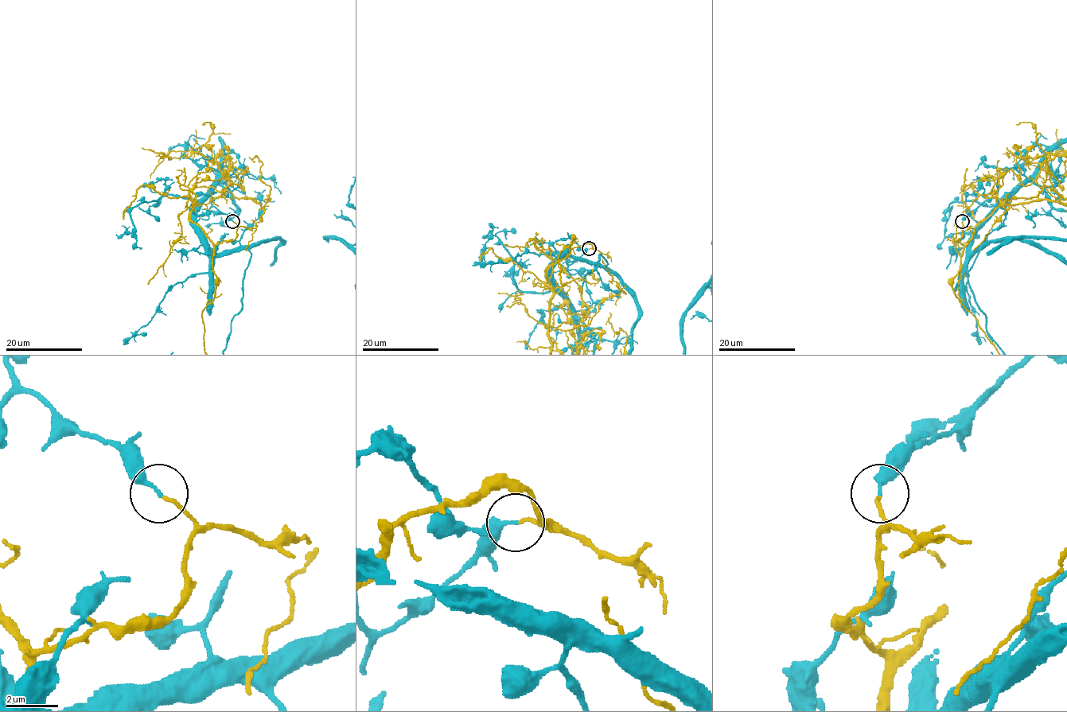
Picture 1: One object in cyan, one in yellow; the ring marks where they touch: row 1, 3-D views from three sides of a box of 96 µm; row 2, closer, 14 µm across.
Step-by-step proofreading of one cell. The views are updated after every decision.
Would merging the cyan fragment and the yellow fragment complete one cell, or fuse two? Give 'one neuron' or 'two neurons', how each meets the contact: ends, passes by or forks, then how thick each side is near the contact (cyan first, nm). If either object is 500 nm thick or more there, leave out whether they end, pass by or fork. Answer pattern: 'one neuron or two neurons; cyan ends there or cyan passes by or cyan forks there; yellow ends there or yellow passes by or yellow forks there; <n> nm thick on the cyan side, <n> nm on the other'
two neurons; cyan ends there; yellow ends there; 220 nm thick on the cyan side, 110 nm on the other

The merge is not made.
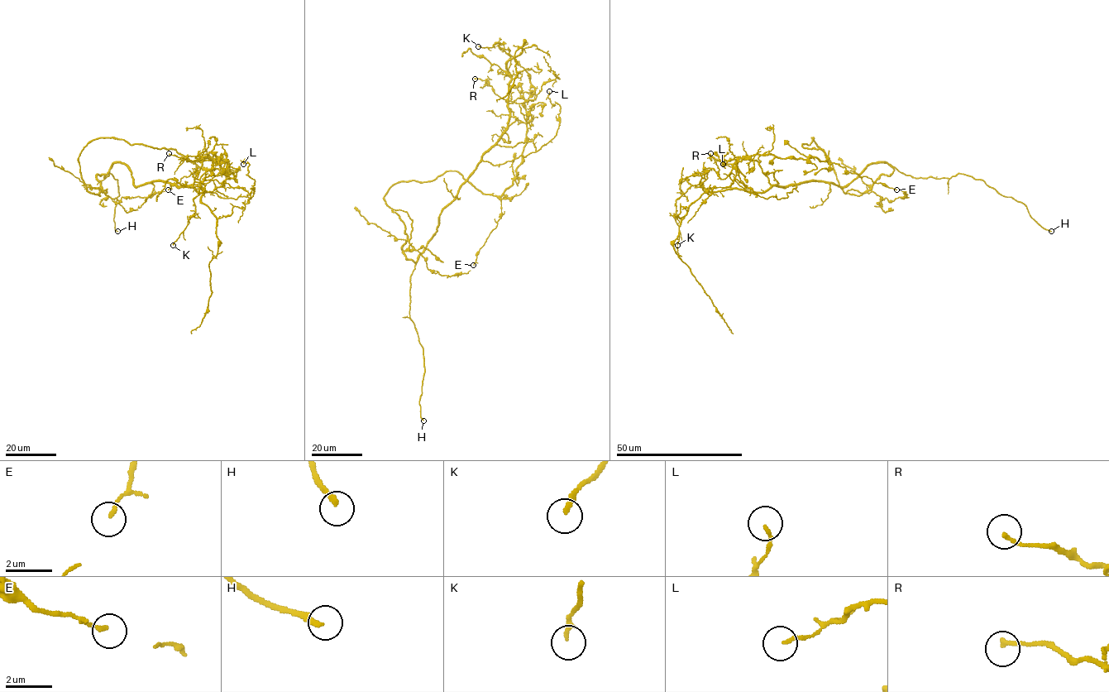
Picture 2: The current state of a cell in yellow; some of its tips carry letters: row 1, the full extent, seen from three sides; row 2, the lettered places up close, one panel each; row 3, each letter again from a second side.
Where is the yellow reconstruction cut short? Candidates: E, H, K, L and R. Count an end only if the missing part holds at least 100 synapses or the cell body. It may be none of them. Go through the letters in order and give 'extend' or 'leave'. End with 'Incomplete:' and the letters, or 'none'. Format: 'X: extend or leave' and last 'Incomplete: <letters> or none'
E: leave
H: extend
K: leave
L: leave
R: leave
Incomplete: H

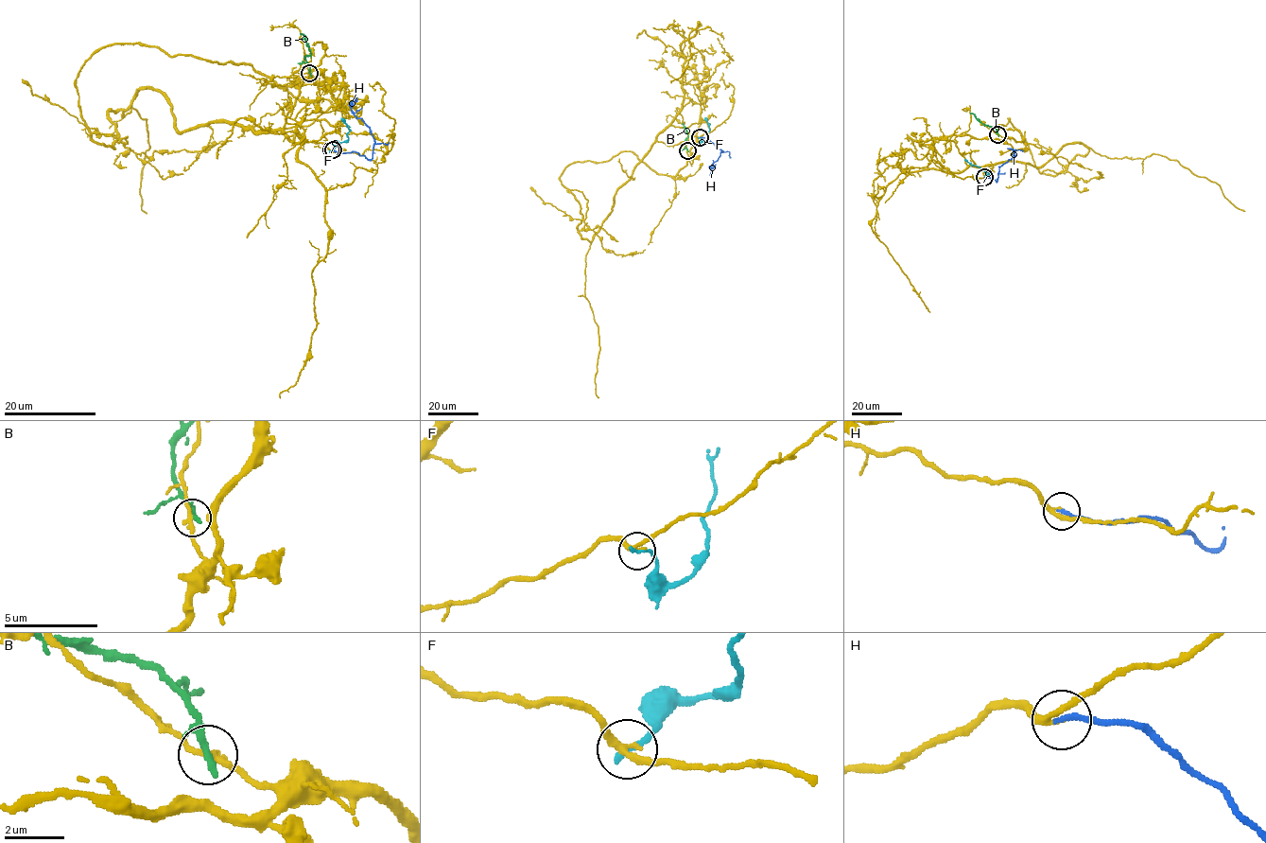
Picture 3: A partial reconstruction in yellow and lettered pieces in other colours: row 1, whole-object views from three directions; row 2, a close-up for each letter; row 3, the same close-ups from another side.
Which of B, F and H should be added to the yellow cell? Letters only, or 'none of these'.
H

